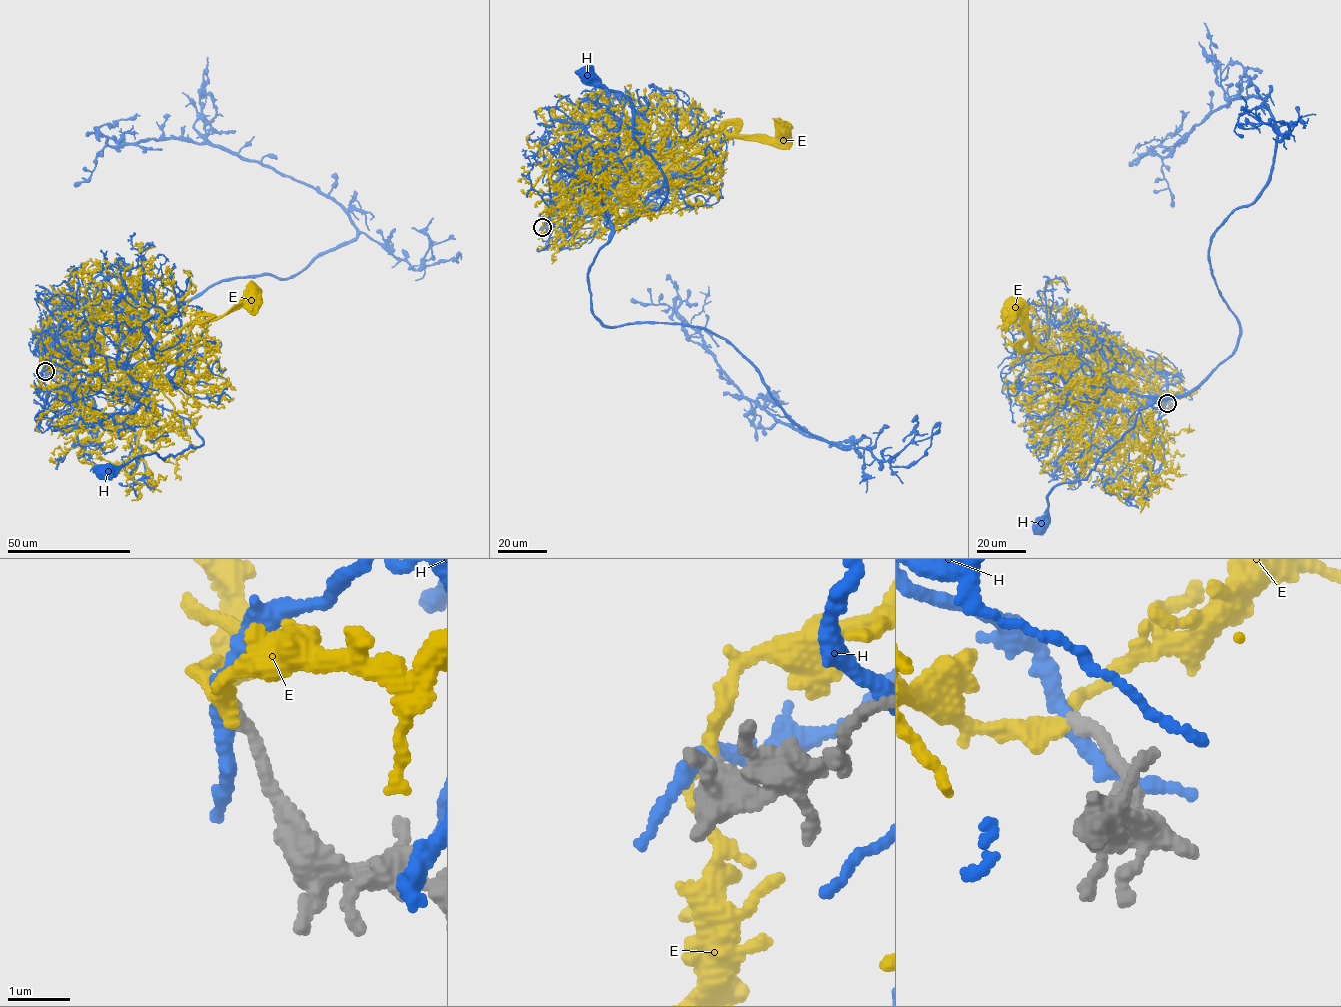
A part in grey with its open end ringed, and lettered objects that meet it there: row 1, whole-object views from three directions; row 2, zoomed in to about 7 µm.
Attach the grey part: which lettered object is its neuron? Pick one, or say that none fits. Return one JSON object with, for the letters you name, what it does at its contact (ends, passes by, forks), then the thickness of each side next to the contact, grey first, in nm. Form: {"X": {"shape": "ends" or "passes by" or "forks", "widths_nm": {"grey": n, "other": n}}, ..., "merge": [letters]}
{"E": {"shape": "passes by", "widths_nm": {"grey": 190, "other": 220}}, "merge": ["E"]}

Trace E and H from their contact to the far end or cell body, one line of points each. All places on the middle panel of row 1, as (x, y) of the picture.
E: (542, 226), (608, 181), (650, 184), (729, 125), (785, 130)
H: (542, 227), (564, 230), (600, 215), (626, 226), (667, 192), (659, 164), (634, 136), (632, 103), (588, 75)

